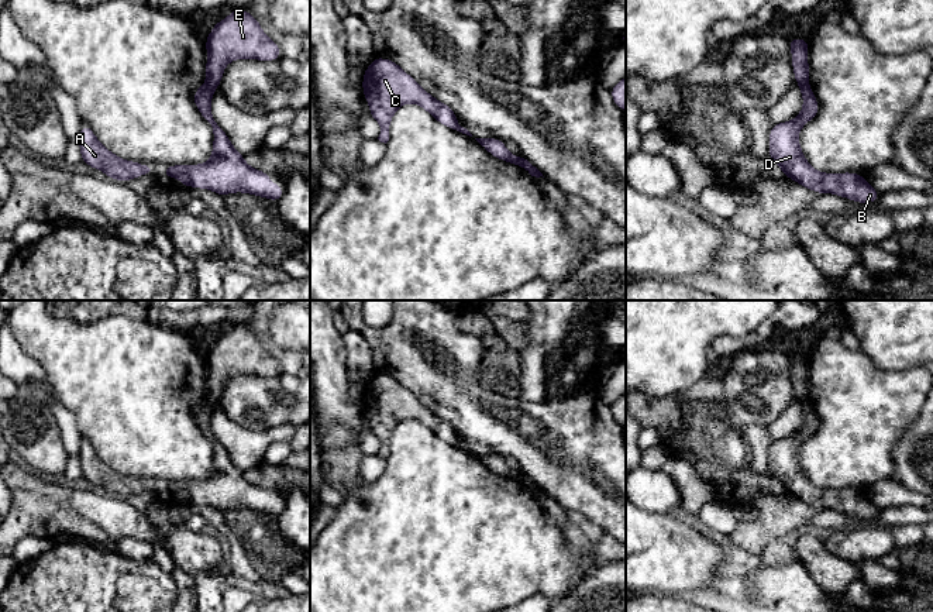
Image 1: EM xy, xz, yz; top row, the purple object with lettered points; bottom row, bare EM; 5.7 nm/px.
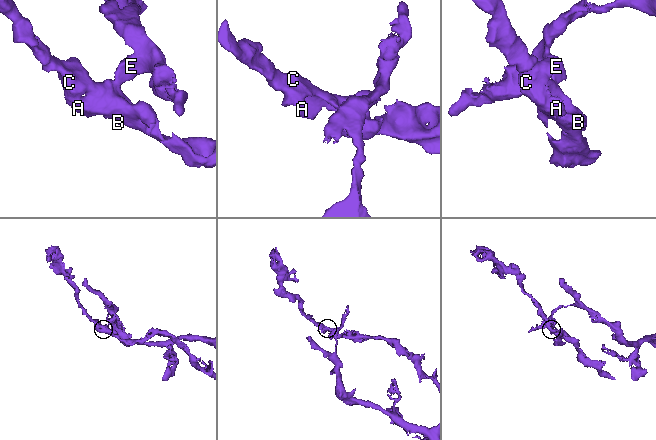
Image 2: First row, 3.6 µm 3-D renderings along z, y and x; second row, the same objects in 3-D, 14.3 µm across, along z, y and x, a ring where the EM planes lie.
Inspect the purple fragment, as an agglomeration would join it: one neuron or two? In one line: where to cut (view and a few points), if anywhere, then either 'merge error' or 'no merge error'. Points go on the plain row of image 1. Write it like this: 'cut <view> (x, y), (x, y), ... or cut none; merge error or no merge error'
cut yz (808, 399), (798, 401); merge error

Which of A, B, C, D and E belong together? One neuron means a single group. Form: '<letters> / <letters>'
A B C D / E

